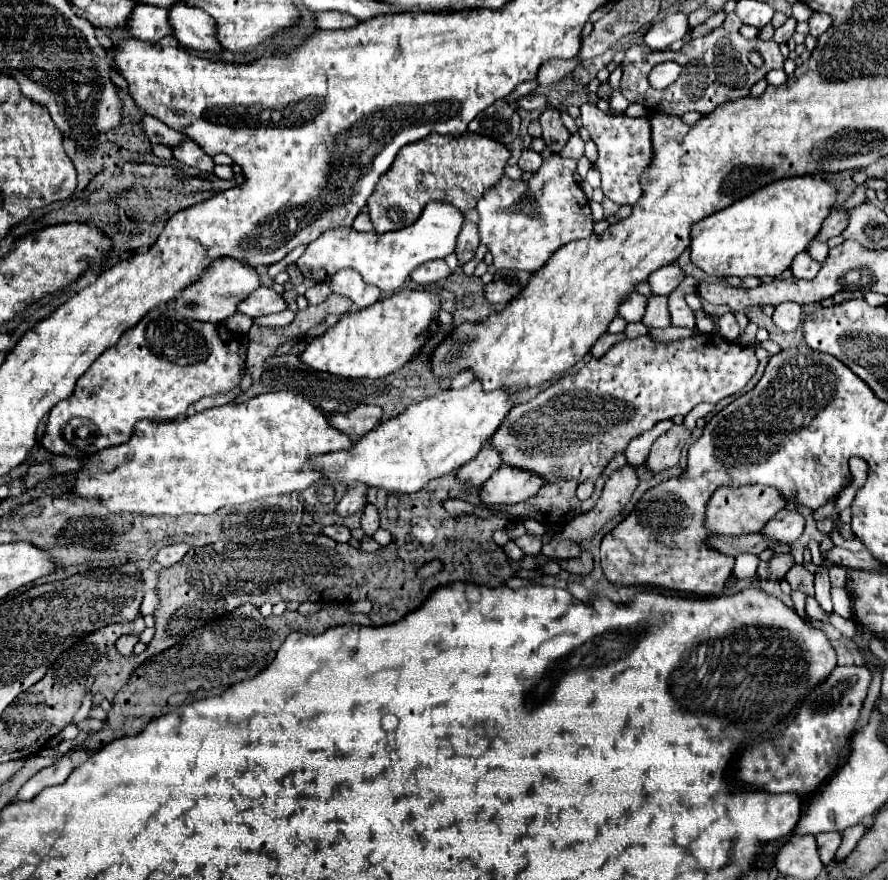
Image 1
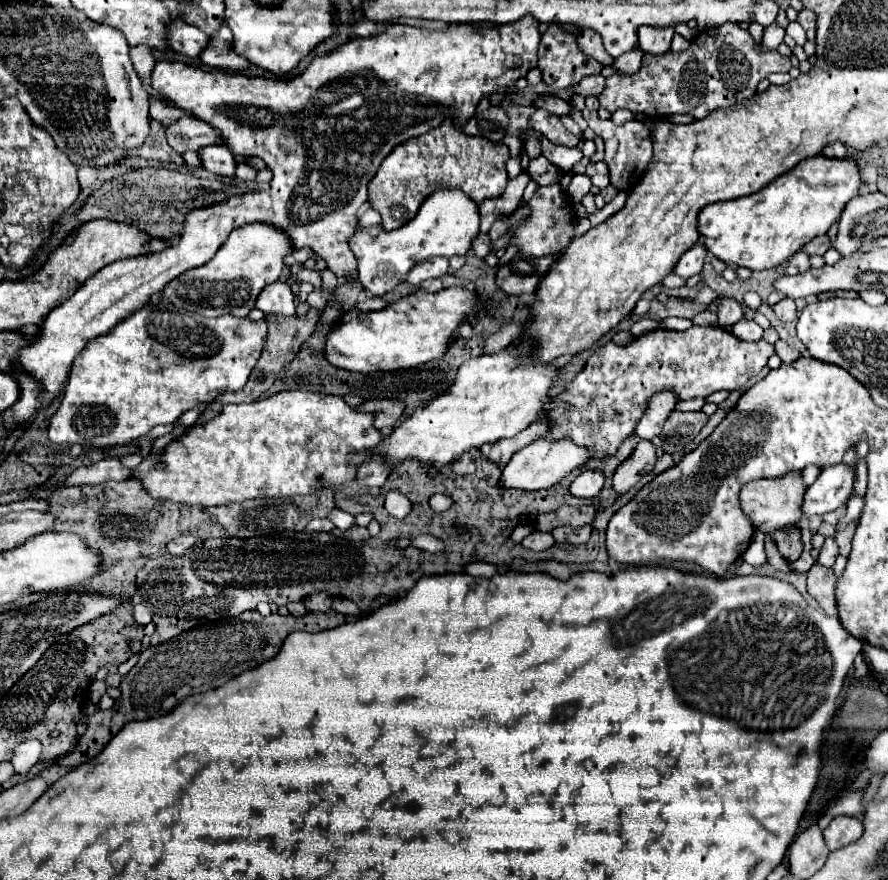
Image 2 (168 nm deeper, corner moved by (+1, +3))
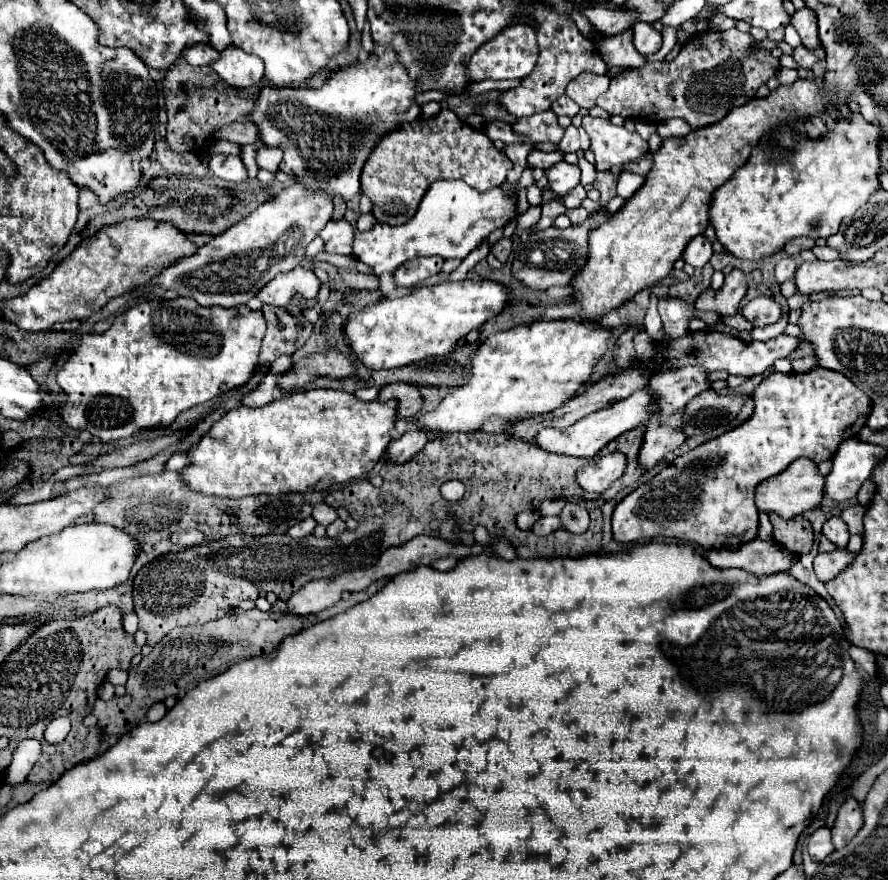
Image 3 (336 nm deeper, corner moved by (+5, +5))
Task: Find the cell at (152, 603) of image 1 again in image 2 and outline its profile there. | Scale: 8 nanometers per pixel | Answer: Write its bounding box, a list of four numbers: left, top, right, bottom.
[134,600,152,626]

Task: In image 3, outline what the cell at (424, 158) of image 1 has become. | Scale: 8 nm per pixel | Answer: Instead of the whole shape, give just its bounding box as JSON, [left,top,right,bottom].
[360,108,512,226]

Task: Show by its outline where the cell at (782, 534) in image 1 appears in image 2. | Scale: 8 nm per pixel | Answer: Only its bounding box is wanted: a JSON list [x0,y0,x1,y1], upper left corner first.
[802,462,856,516]

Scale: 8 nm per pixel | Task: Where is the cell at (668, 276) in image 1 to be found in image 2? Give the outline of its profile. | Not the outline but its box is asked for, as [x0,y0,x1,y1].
[674,244,708,278]

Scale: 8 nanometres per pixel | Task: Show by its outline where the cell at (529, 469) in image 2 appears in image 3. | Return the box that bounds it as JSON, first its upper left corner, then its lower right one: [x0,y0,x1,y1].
[534,390,652,458]

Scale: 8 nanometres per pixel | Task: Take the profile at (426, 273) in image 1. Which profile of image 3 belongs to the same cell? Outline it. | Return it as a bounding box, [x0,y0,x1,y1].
[394,256,444,288]

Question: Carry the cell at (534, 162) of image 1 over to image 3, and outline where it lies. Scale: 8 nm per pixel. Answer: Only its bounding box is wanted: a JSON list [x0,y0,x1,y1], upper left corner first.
[546,162,580,196]

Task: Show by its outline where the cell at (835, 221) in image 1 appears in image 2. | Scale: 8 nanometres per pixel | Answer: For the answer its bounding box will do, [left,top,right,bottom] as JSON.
[802,234,830,256]

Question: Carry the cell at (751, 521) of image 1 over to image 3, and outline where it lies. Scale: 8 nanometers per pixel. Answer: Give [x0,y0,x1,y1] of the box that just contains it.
[754,458,824,520]

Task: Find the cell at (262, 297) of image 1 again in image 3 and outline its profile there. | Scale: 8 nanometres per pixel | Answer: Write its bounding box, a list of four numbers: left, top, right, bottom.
[256,266,320,308]

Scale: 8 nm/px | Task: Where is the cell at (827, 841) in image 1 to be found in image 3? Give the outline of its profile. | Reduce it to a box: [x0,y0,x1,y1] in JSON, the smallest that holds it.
[832,798,862,850]

